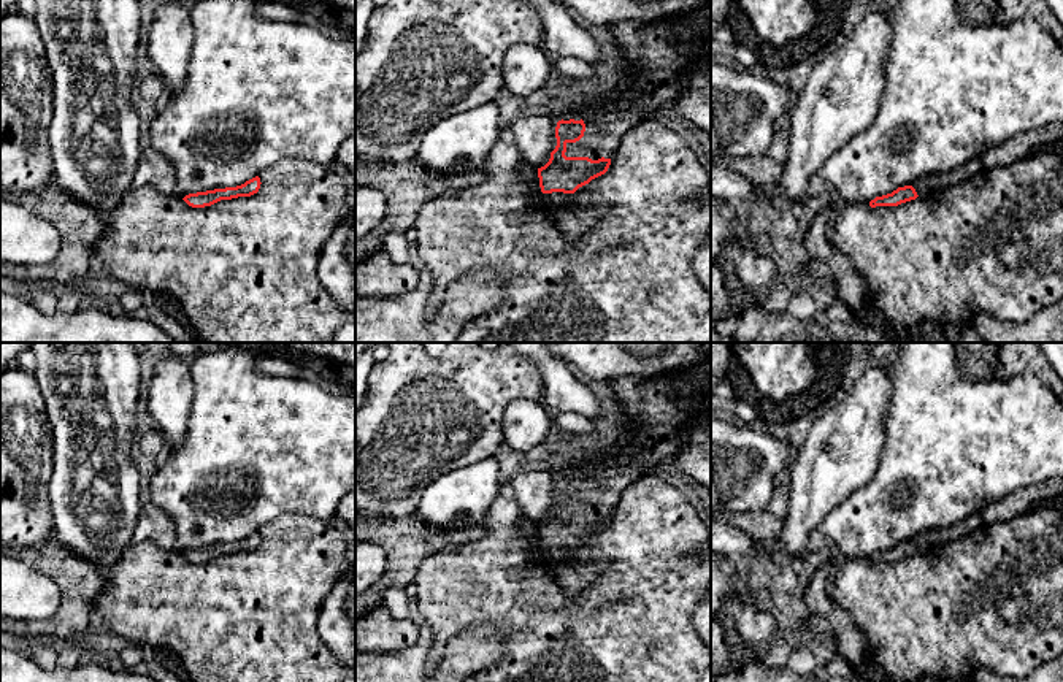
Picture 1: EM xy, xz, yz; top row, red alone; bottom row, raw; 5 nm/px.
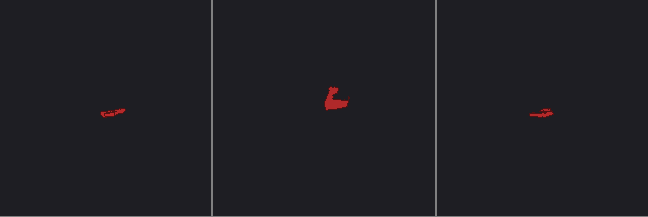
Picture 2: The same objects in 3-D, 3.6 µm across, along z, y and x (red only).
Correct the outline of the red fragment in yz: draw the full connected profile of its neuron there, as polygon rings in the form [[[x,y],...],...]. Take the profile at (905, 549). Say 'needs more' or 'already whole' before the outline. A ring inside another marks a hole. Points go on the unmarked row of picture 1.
already whole; [[[904,541],[904,542],[898,542],[892,549],[876,552],[874,555],[869,557],[869,561],[871,563],[876,563],[876,561],[898,561],[901,558],[915,555],[917,552],[919,550],[917,550],[917,547],[912,541]]]

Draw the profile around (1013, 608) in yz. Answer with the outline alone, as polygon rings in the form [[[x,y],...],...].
[[[1007,595],[998,604],[1000,615],[1015,630],[1020,630],[1028,619],[1027,600],[1022,595]]]

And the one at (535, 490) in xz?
[[[562,457],[557,458],[557,466],[552,471],[530,471],[511,479],[509,484],[522,512],[533,523],[541,523],[549,517],[551,508],[557,501],[555,482],[562,474],[581,476],[582,473]]]

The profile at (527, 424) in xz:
[[[522,398],[511,403],[505,411],[505,444],[517,452],[547,444],[554,431],[552,412],[543,401]]]

